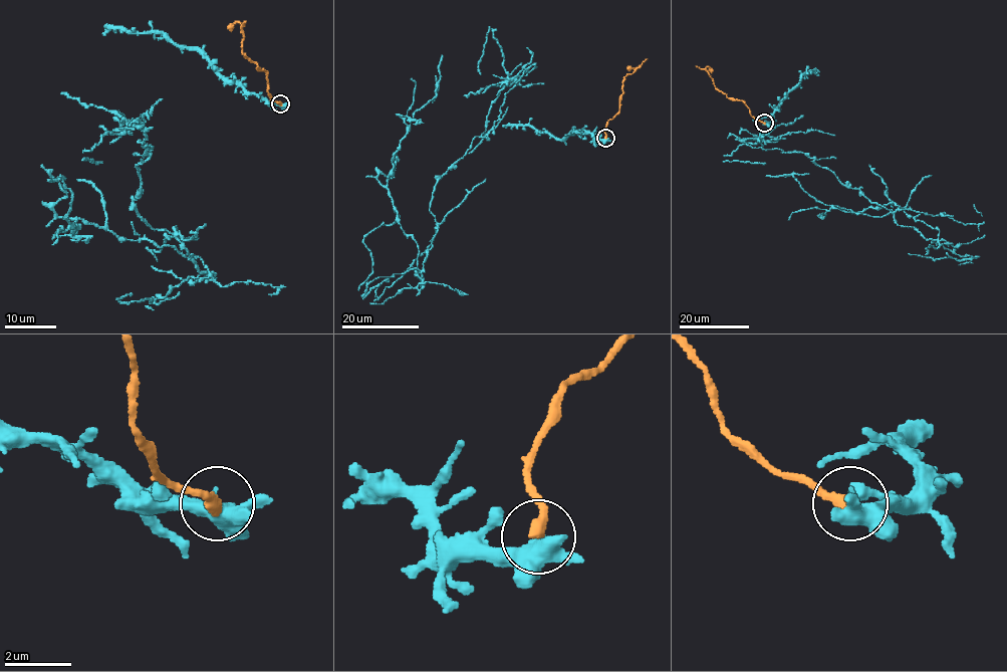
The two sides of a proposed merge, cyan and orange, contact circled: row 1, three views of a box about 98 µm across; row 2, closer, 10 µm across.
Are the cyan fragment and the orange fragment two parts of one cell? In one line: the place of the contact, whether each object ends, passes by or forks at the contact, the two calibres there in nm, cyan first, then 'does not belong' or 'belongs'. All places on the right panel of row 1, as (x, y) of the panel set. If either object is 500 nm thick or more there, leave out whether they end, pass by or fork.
at (764, 123); cyan forks there; orange ends there; 400 nm thick on the cyan side, 360 nm on the other; does not belong

